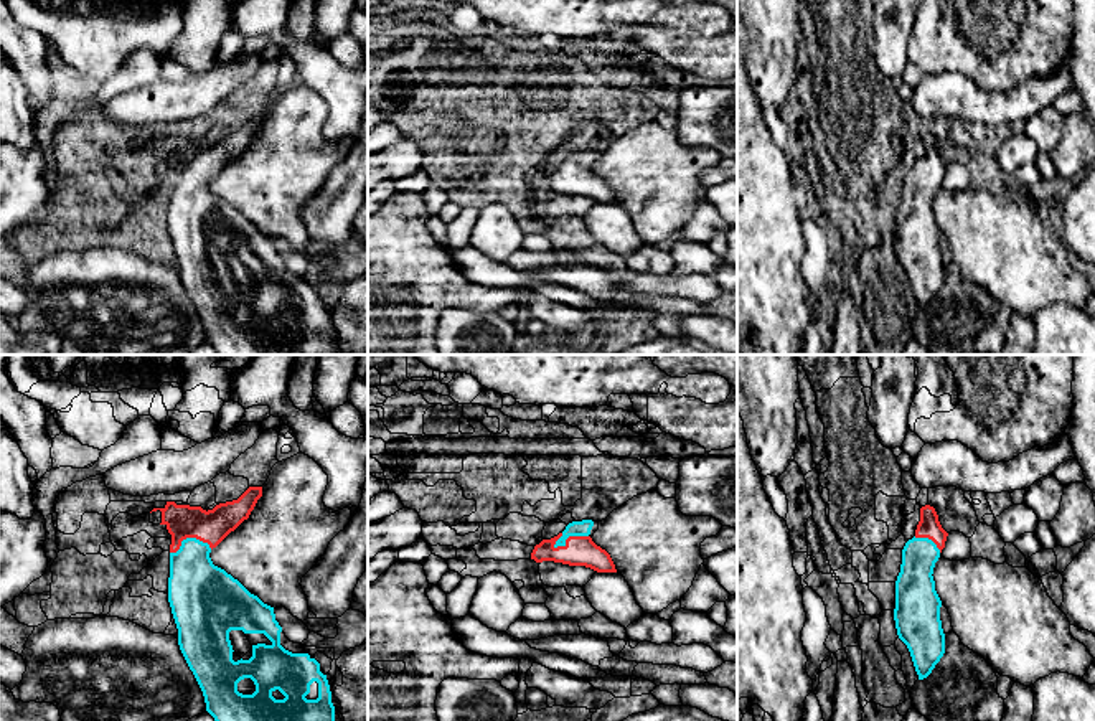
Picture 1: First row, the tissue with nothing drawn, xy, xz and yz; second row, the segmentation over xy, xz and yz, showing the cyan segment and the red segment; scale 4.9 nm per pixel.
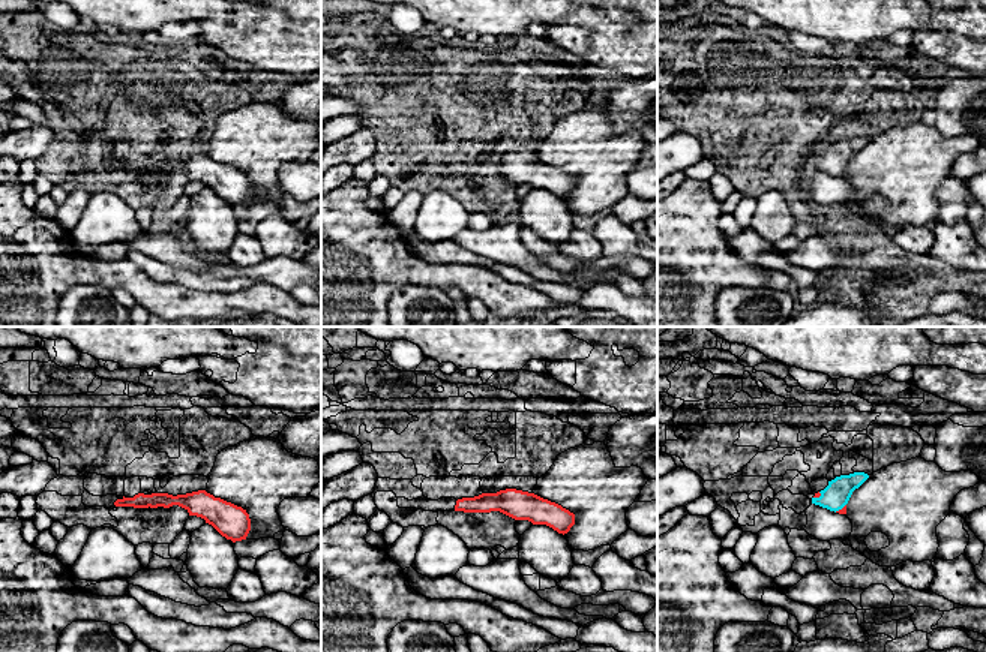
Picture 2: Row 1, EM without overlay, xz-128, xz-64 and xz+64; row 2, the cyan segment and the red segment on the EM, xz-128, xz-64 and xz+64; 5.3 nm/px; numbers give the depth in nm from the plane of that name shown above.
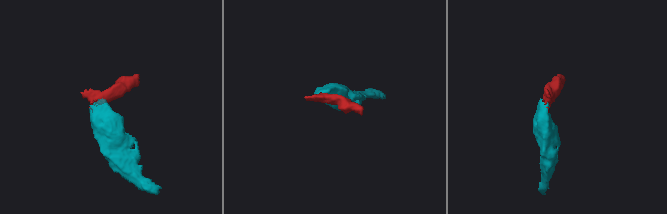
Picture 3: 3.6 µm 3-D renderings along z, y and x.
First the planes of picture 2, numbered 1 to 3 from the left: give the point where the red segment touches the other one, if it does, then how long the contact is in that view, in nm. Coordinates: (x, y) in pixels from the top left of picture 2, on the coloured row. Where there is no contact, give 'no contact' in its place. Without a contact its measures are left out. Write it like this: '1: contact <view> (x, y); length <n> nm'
1: no contact
2: no contact
3: contact xz+64 (817, 498); length 50 nm

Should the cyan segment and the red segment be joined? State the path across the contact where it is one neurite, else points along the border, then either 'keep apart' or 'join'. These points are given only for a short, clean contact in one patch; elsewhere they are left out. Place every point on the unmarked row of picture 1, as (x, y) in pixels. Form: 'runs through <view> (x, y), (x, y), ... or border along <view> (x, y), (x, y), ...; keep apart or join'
runs through xz (576, 159), (569, 165), (579, 180); join

